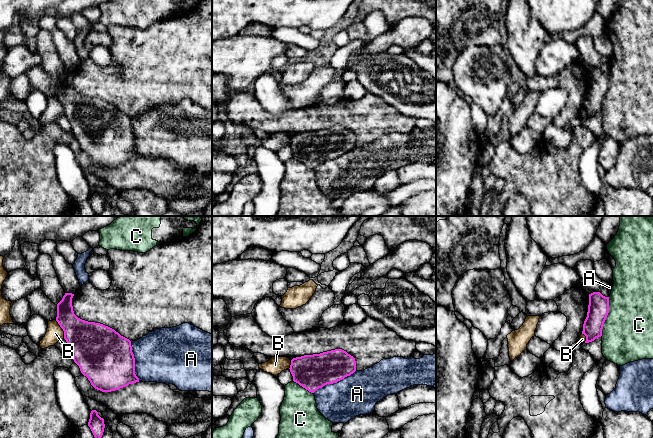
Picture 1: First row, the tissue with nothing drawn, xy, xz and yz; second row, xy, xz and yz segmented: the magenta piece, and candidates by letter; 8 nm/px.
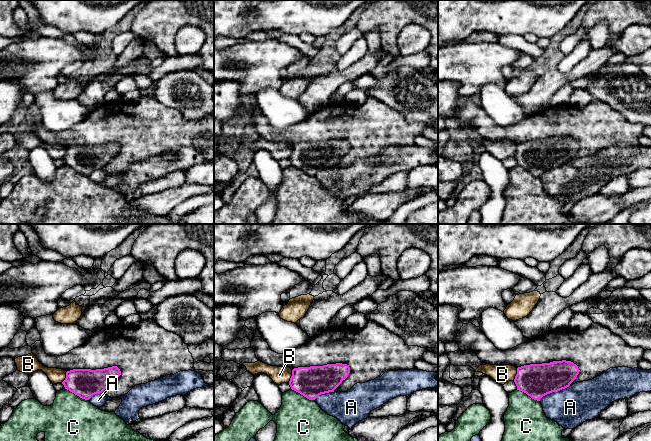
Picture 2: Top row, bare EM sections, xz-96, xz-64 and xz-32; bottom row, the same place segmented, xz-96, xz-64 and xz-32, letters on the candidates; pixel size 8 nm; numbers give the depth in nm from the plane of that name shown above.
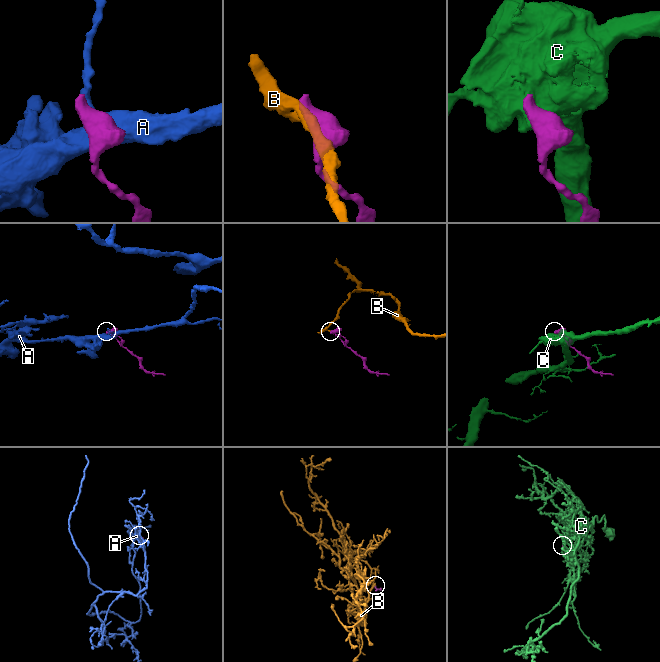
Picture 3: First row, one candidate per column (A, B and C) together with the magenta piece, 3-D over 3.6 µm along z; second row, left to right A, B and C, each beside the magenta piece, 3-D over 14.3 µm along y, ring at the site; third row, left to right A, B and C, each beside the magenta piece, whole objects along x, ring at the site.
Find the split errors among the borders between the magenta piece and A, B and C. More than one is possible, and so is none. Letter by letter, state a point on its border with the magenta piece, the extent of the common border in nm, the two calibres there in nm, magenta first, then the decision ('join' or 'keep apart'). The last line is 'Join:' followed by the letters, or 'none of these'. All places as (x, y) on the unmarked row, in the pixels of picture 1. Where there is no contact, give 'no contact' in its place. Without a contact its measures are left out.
A: meets magenta in xz at (334, 158); contact 400 nm long; 280 nm thick on the magenta side, 320 nm on the other; keep apart
B: meets magenta in xy at (62, 104); contact 170 nm long; 320 nm thick on the magenta side, 140 nm on the other; keep apart
C: meets magenta in yz at (606, 93); contact 320 nm long; 170 nm thick on the magenta side, 420 nm on the other; keep apart
Join: none of these

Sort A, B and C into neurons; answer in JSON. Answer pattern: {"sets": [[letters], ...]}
{"sets": [["A"], ["B"], ["C"]]}

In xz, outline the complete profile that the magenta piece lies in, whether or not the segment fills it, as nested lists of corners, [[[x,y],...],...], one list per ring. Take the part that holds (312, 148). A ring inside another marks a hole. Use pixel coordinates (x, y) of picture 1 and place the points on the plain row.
[[[342,125],[304,131],[291,136],[293,157],[311,169],[327,160],[336,159],[356,147],[353,132]]]

